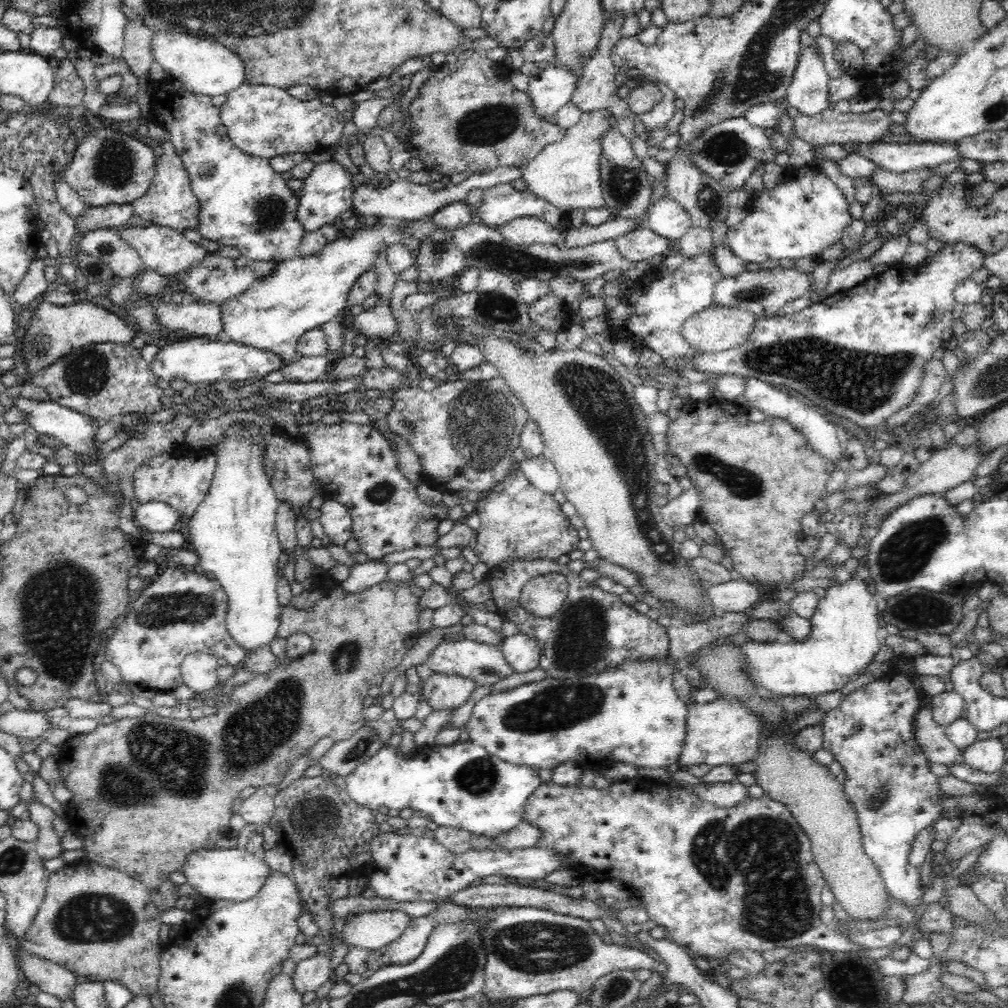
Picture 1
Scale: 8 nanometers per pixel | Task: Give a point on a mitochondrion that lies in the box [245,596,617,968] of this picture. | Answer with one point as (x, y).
(556, 708)

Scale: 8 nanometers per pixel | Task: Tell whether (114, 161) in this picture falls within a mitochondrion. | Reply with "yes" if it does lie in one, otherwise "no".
yes

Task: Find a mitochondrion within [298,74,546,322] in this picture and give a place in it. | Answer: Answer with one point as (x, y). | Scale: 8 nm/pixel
(484, 126)

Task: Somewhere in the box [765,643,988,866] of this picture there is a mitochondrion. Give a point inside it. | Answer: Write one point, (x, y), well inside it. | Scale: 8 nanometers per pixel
(877, 793)

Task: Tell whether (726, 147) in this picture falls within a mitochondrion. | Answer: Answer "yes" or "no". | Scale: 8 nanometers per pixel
yes

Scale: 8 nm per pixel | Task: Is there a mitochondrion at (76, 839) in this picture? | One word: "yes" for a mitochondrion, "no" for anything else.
no

